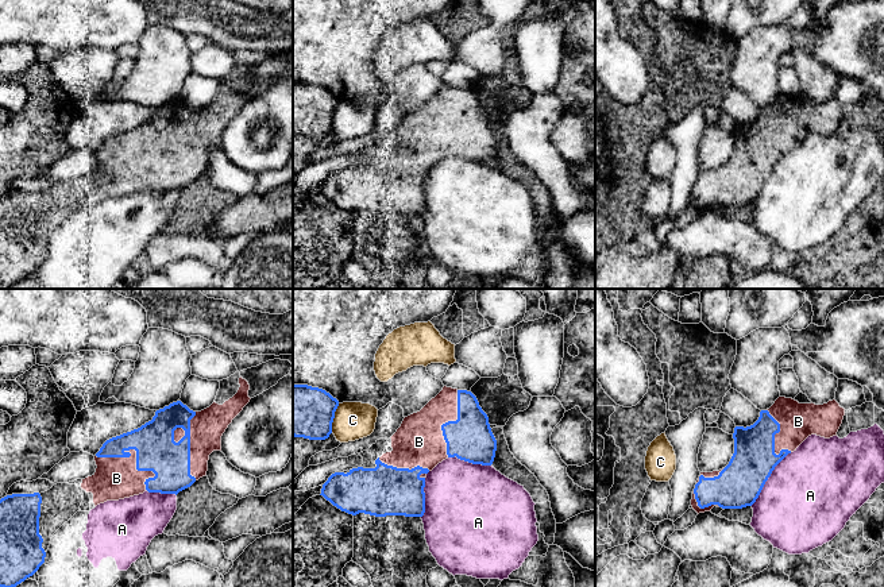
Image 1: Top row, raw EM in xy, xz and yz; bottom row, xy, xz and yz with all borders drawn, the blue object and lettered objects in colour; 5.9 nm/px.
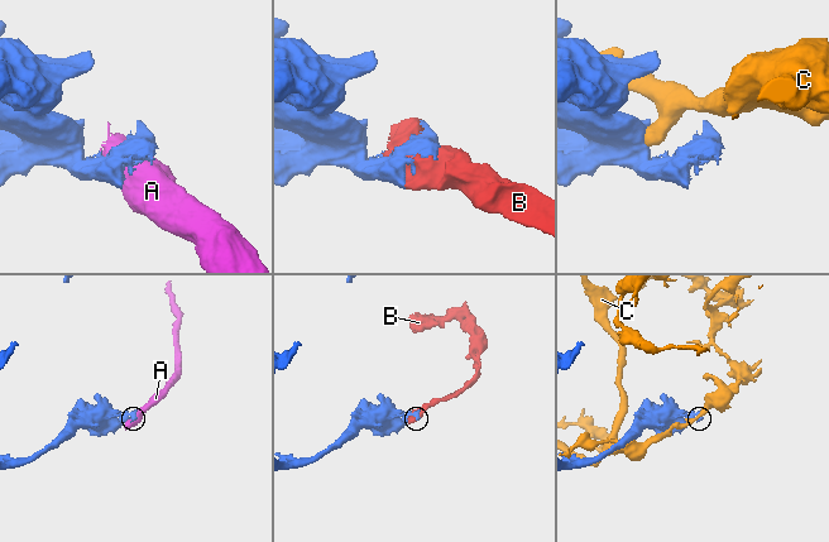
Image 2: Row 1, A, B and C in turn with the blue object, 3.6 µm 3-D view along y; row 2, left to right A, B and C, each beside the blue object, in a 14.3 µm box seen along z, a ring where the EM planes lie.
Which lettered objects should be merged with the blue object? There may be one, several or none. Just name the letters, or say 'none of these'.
B

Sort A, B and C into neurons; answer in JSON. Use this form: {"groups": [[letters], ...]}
{"groups": [["A"], ["B"], ["C"]]}

